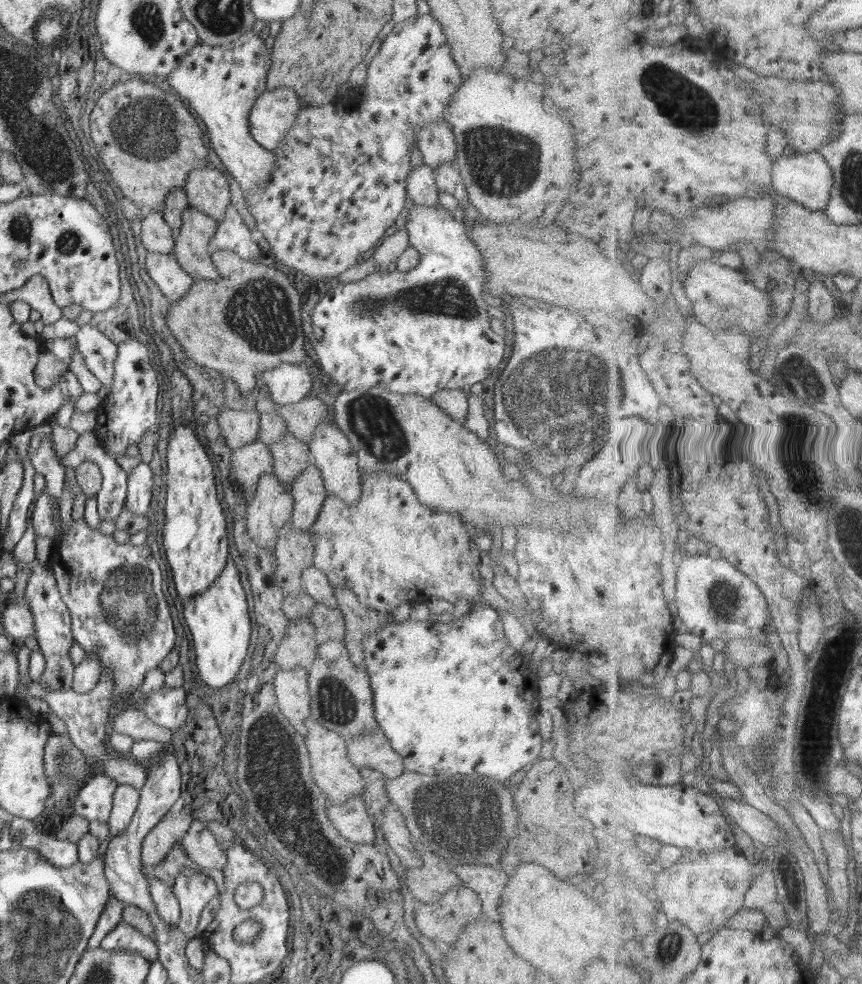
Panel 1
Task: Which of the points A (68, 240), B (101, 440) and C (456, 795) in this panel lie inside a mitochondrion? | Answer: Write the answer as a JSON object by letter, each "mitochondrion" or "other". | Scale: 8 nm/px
{"A":"mitochondrion","B":"other","C":"mitochondrion"}

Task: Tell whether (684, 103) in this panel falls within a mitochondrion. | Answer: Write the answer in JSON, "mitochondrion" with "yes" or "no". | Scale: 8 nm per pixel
{"mitochondrion":"yes"}

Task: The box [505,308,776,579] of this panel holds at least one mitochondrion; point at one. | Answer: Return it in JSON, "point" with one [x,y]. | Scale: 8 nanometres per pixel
{"point":[606,371]}

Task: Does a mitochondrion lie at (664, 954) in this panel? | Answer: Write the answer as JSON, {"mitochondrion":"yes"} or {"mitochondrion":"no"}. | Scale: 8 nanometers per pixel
{"mitochondrion":"no"}

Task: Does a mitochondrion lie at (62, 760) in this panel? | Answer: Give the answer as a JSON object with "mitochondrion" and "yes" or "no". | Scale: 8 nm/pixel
{"mitochondrion":"yes"}

